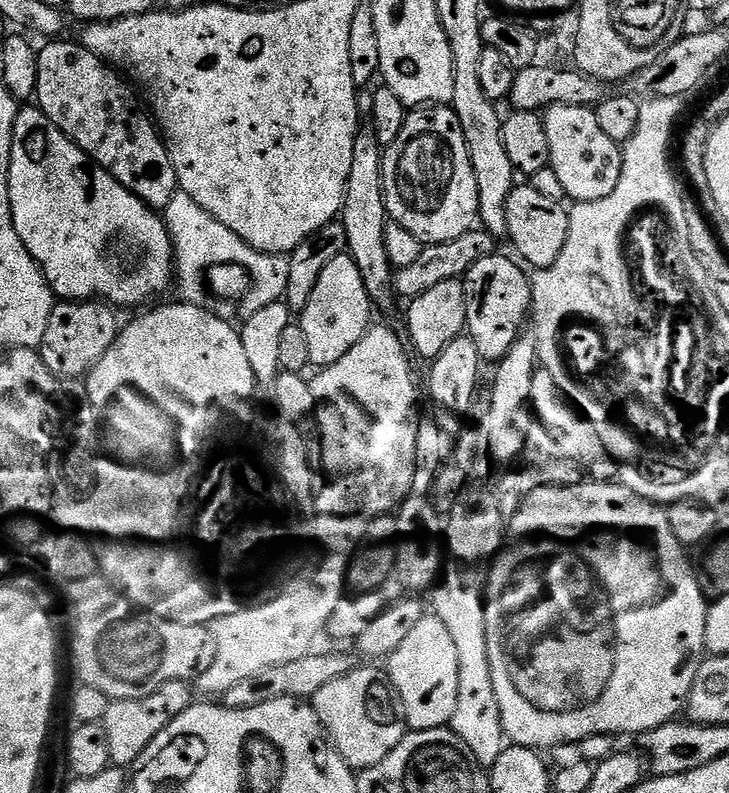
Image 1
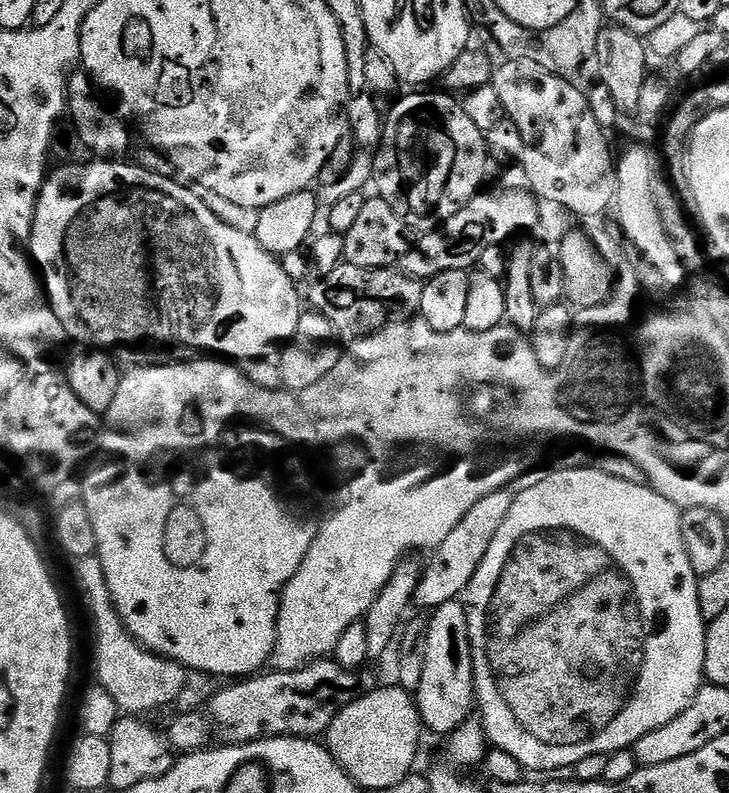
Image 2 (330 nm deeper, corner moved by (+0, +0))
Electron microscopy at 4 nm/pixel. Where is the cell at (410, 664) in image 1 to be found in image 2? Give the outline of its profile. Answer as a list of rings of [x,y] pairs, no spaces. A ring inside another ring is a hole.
[[[460,600],[438,606],[428,620],[426,634],[426,670],[422,683],[414,694],[420,723],[425,729],[437,732],[441,738],[452,735],[458,726],[467,722],[474,712],[472,683],[472,647],[468,633],[468,609]]]

